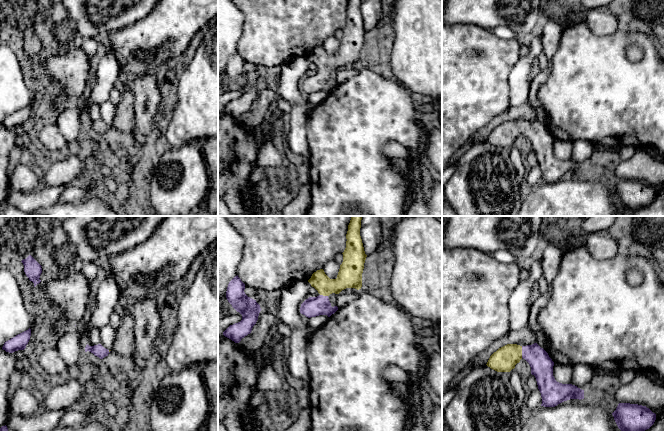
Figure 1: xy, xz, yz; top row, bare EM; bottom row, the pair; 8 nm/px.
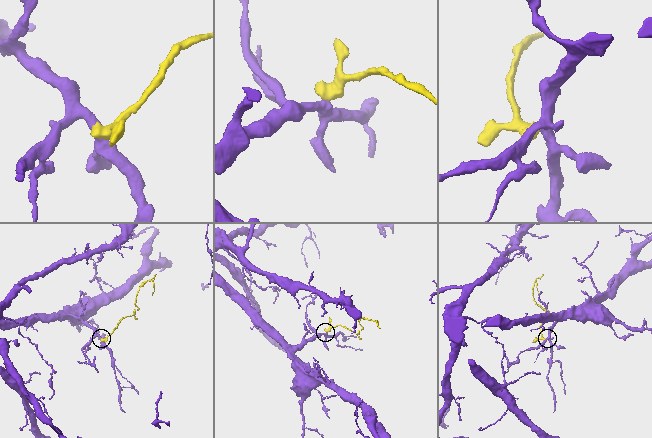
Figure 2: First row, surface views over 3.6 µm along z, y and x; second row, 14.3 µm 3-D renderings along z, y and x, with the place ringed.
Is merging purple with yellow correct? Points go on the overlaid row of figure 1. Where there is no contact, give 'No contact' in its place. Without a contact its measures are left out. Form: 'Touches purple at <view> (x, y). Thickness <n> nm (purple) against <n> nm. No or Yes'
Touches purple at yz (522, 352). Thickness 180 nm (purple) against 190 nm. Yes

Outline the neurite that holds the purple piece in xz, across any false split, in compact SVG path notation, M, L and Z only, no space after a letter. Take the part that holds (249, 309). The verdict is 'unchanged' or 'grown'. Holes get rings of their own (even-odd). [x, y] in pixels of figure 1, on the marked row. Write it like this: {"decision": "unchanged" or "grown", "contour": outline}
{"decision": "unchanged", "contour": "M235 276L228 284L226 298L232 307L242 315L242 320L230 325L223 335L235 343L239 343L242 338L251 333L253 326L258 320L261 311L256 300L248 297L245 292L245 284Z"}

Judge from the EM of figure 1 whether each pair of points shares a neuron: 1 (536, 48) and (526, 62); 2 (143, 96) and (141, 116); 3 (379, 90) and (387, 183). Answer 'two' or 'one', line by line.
1: one
2: one
3: one

